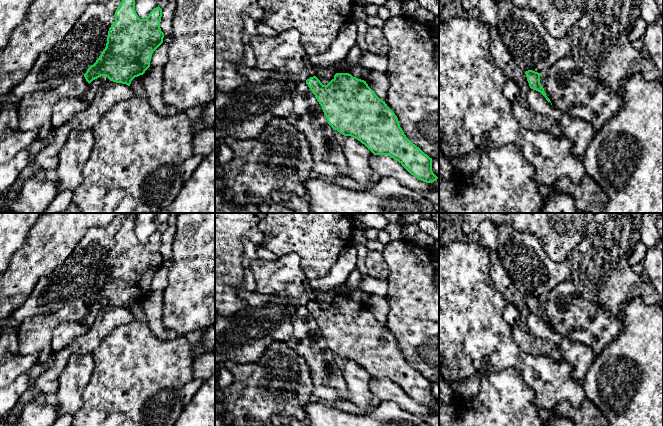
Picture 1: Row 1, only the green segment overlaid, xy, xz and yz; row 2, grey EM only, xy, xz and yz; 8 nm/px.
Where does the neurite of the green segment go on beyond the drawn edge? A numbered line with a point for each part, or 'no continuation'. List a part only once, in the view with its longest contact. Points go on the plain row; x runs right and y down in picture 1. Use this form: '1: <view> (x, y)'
no continuation

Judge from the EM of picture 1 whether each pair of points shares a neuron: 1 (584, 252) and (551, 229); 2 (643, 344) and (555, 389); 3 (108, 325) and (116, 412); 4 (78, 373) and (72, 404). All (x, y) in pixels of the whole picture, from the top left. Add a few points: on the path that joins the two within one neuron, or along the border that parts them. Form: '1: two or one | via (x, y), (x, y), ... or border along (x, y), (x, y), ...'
1: two | border along (588, 225), (582, 239), (567, 257)
2: two | border along (581, 381), (587, 399)
3: two | border along (129, 322), (117, 326), (93, 351)
4: one | via (72, 381), (72, 396)

